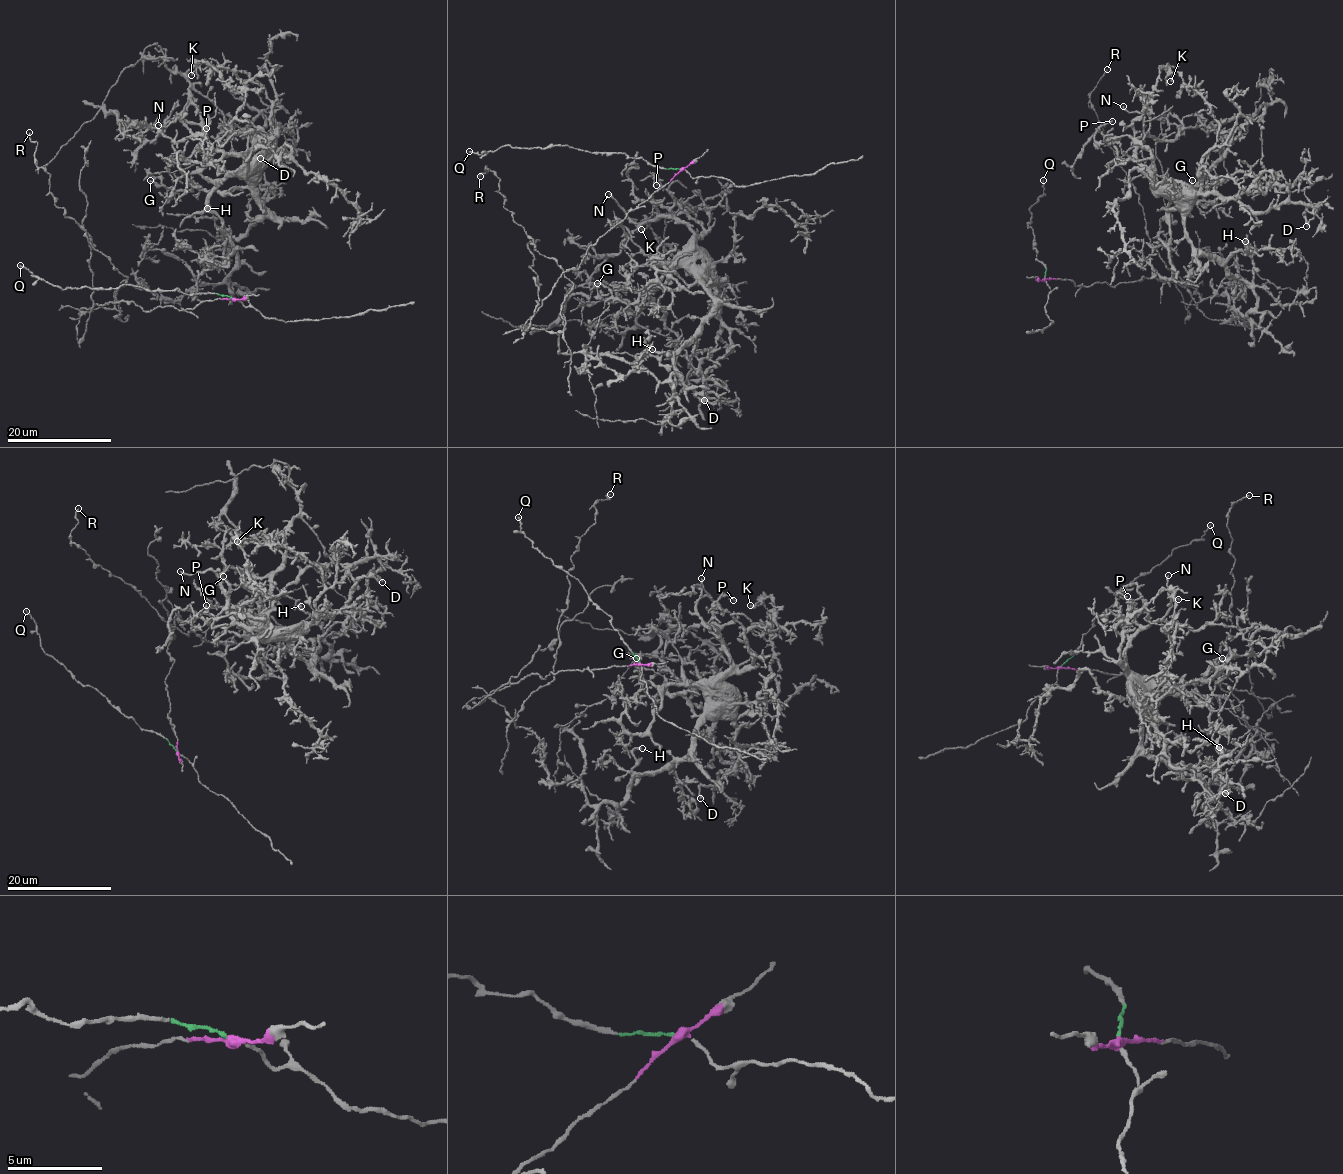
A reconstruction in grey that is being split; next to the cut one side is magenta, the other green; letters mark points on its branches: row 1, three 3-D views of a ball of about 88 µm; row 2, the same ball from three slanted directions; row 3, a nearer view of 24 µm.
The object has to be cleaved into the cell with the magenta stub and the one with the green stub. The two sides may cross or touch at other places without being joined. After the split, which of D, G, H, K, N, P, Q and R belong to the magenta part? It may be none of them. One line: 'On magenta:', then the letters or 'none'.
On magenta: D, G, H, K, N, P, R

